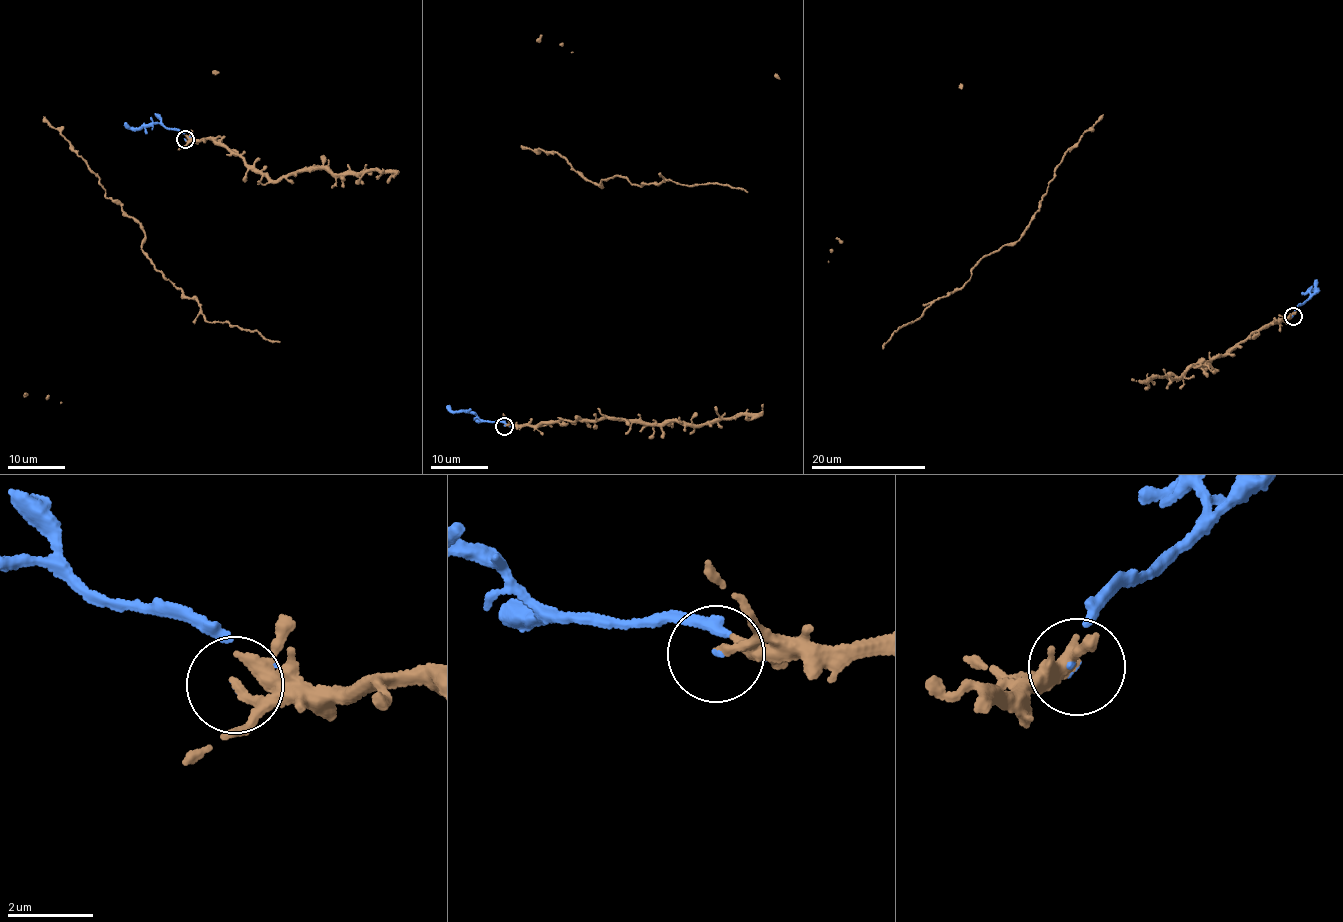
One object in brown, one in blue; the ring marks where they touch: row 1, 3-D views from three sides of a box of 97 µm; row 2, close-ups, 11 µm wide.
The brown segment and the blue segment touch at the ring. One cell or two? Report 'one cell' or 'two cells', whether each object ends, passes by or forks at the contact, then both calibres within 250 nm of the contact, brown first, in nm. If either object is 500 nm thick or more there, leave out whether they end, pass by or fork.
one cell; brown ends; blue ends; calibres 190 and 50 nm

